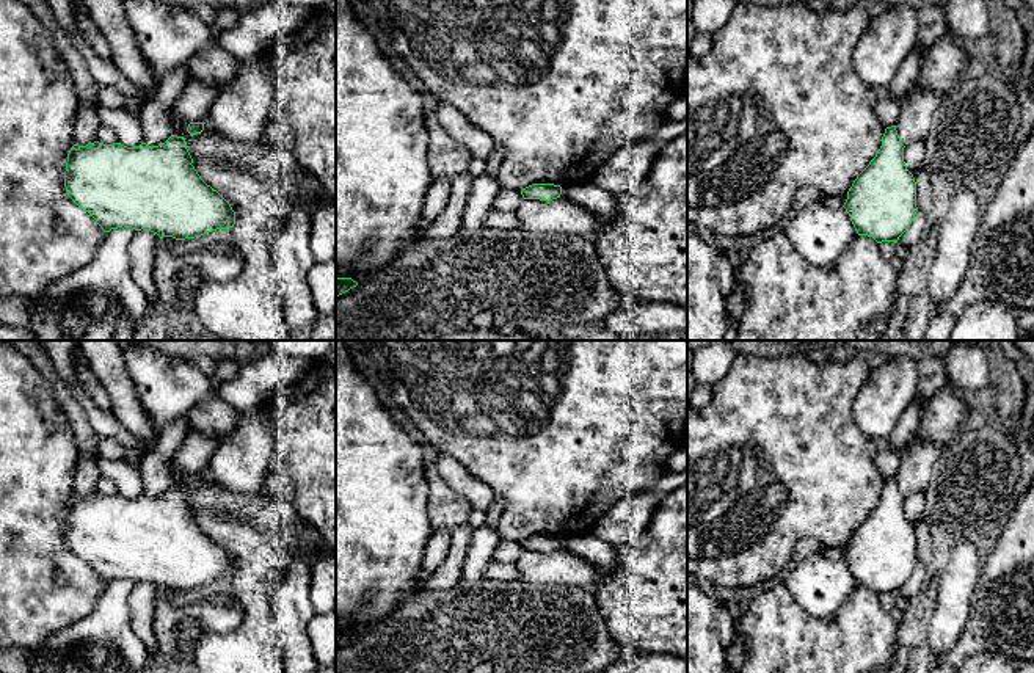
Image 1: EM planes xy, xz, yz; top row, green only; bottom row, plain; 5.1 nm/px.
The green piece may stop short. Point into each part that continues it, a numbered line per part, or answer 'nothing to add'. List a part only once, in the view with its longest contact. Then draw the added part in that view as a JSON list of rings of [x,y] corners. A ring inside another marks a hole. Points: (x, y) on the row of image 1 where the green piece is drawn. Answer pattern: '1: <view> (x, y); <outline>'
nothing to add

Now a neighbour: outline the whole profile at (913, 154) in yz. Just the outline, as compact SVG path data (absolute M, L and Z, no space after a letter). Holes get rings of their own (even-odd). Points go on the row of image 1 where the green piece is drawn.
M913 141L904 147L904 162L912 174L923 168L924 152L924 141Z

